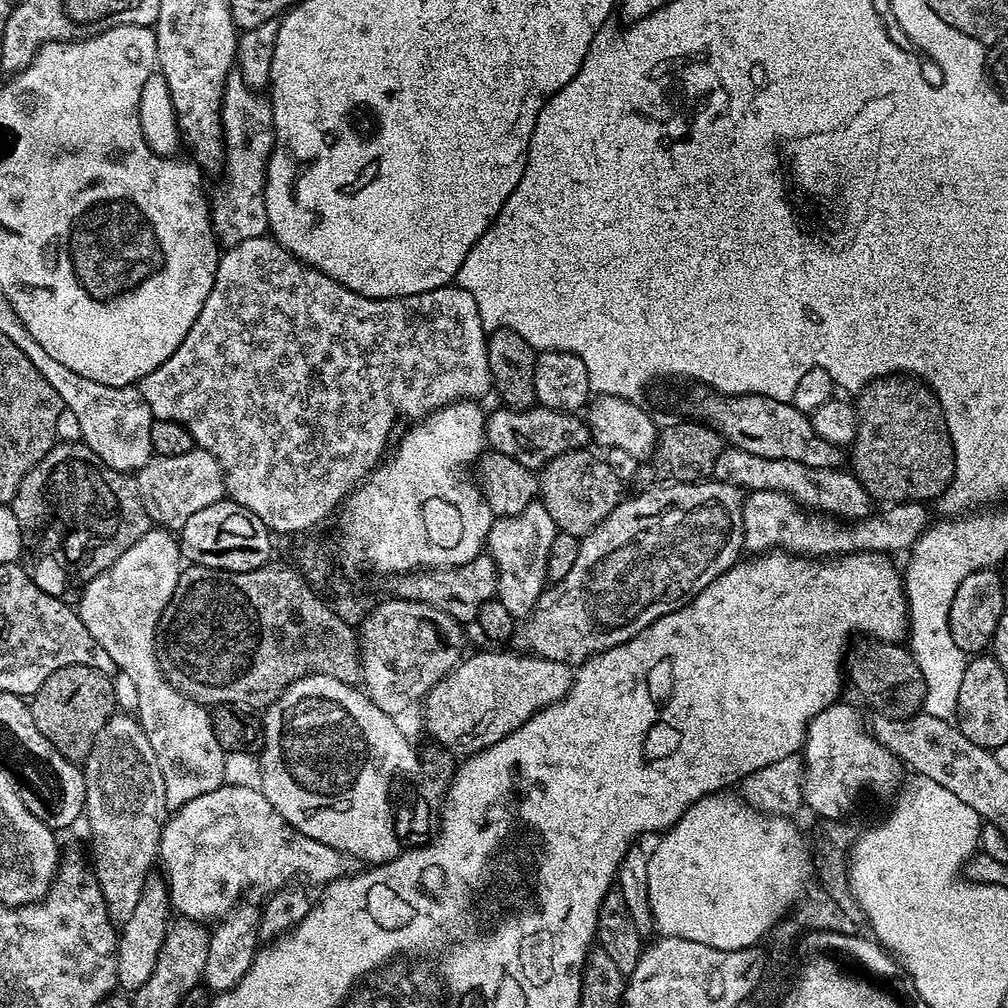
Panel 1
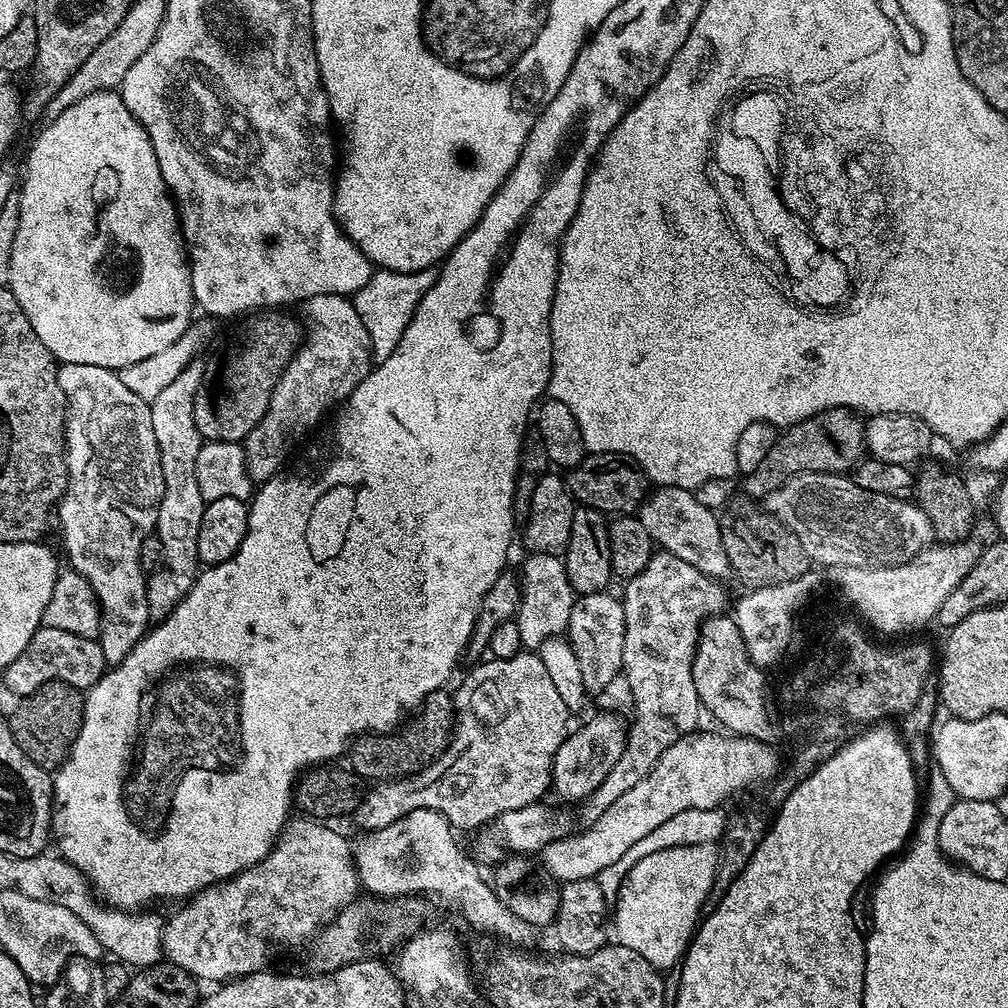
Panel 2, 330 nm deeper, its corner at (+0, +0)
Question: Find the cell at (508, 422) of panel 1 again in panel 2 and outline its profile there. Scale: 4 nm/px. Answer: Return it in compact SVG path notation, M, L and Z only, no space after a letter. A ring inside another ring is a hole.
M594 452L585 455L577 468L567 473L568 493L577 505L593 508L605 514L632 514L639 509L650 492L650 481L643 470L632 461L631 456L619 456L617 452Z

